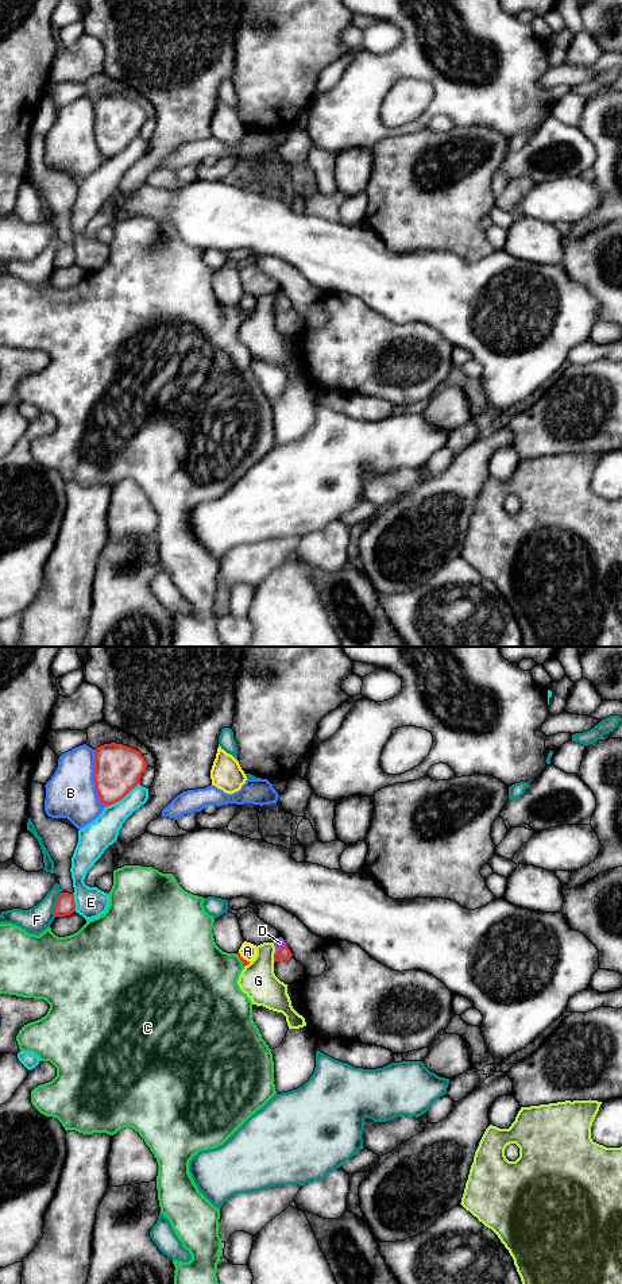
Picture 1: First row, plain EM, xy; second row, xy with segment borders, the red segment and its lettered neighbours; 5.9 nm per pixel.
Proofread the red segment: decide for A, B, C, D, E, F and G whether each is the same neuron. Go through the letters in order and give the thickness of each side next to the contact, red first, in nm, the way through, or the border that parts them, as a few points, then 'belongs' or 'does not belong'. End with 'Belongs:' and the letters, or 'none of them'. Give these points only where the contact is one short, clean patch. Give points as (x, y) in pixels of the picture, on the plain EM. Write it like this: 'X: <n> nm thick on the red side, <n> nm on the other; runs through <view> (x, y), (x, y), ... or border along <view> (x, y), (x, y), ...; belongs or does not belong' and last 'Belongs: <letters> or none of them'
A: 30 nm thick on the red side, 100 nm on the other; does not belong
B: 280 nm thick on the red side, 300 nm on the other; does not belong
C: 30 nm thick on the red side, 400 nm on the other; does not belong
D: 80 nm thick on the red side, 60 nm on the other; runs through xy (284, 305), (281, 300), (279, 295); belongs
E: 280 nm thick on the red side, 180 nm on the other; does not belong
F: 120 nm thick on the red side, 160 nm on the other; does not belong
G: 80 nm thick on the red side, 220 nm on the other; does not belong
Belongs: D

